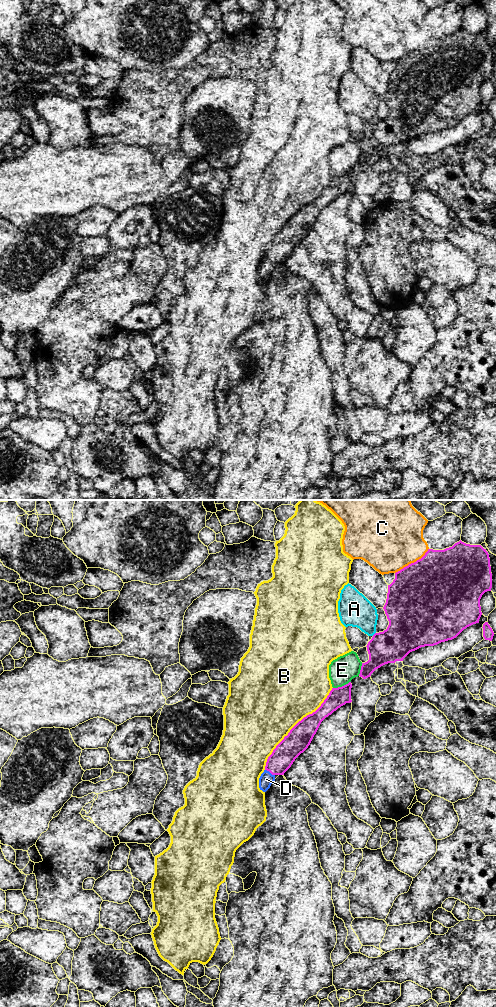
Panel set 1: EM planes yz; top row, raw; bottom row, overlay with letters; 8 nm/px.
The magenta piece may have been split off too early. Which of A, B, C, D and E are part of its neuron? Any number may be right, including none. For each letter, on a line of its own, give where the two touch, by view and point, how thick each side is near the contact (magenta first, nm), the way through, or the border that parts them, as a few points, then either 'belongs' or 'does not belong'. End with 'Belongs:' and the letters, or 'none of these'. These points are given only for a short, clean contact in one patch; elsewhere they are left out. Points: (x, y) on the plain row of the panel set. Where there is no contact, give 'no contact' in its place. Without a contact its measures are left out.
A: yz (374, 122) | 300/260 nm | does not belong
B: yz (294, 214) | 190/500 nm | does not belong
C: yz (412, 51) | 500/480 nm | does not belong
D: yz (270, 260) | 190/110 nm | belongs
E: yz (342, 174) | 150/220 nm | along yz (350, 169), (333, 176) | does not belong
Belongs: D

